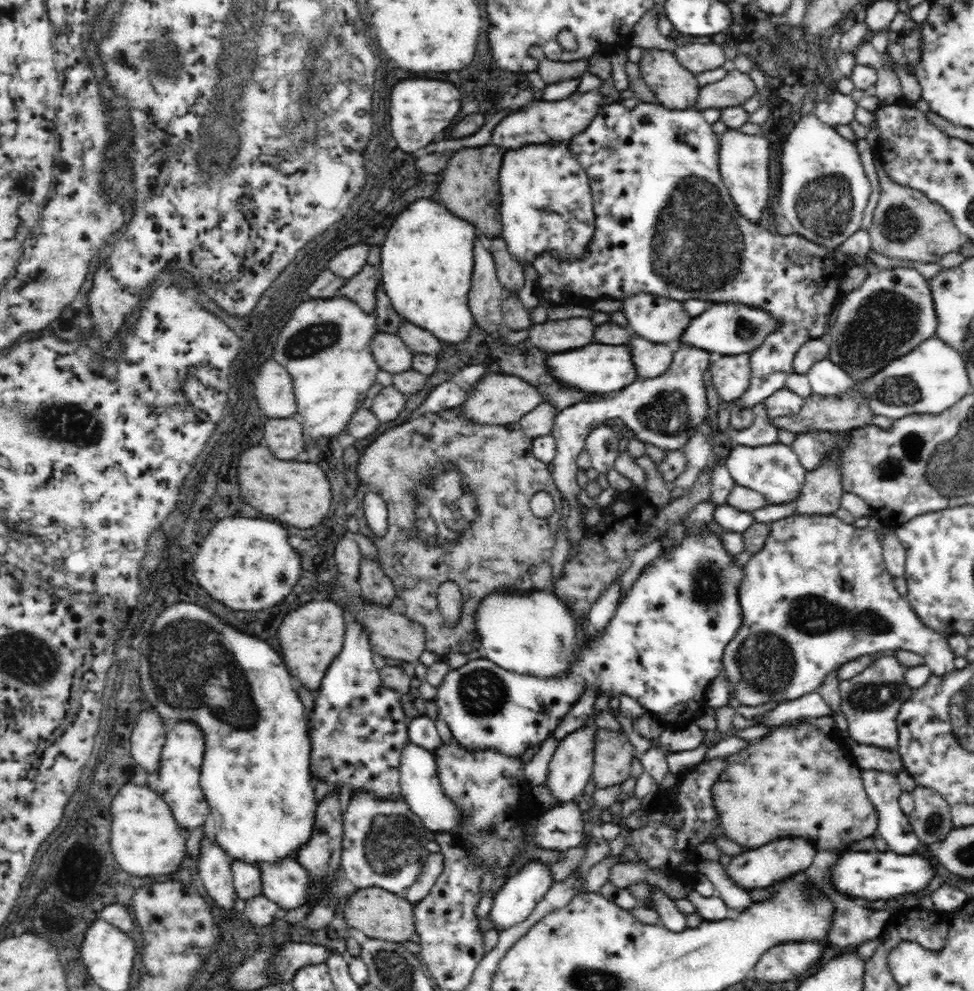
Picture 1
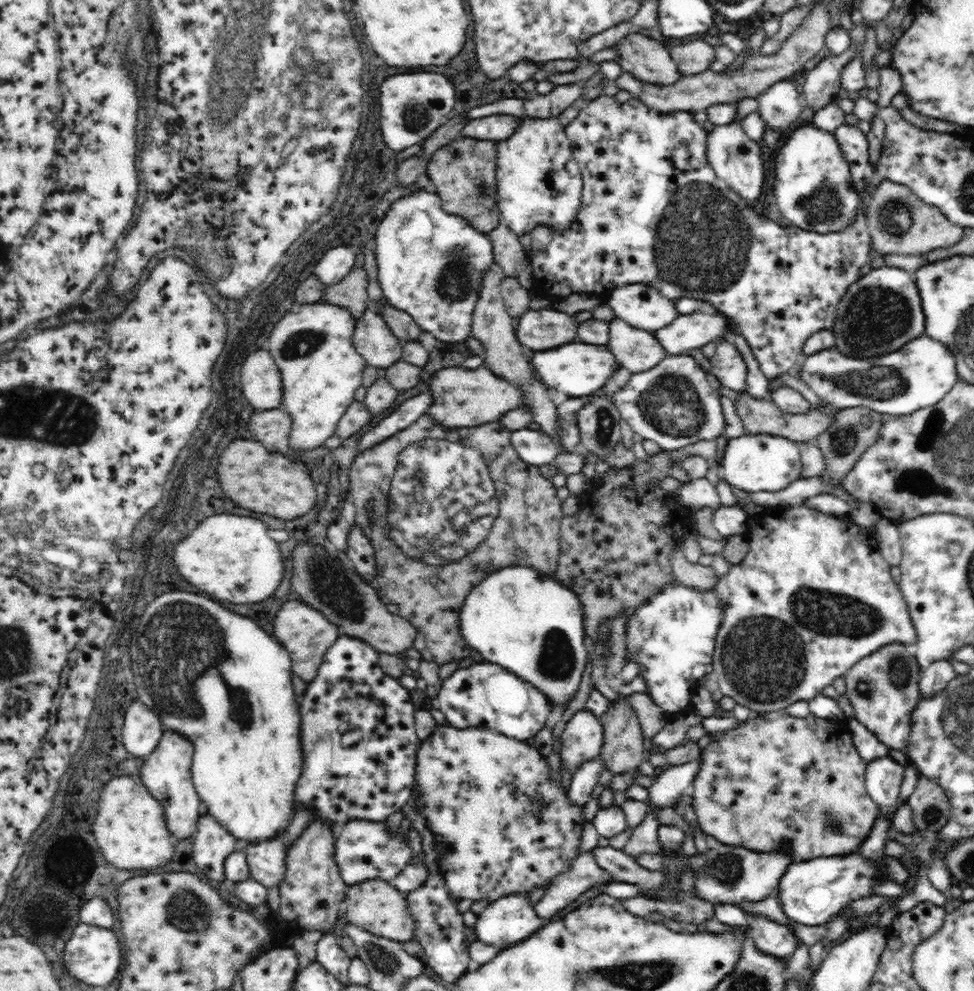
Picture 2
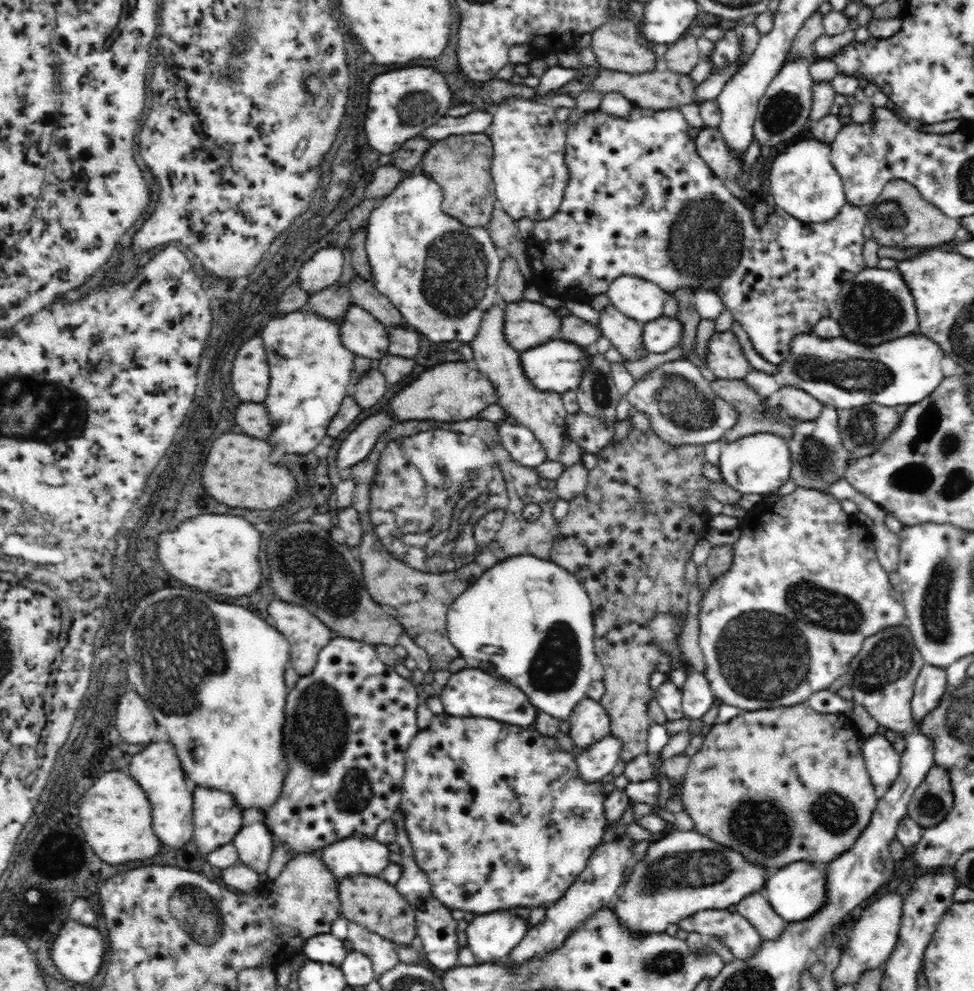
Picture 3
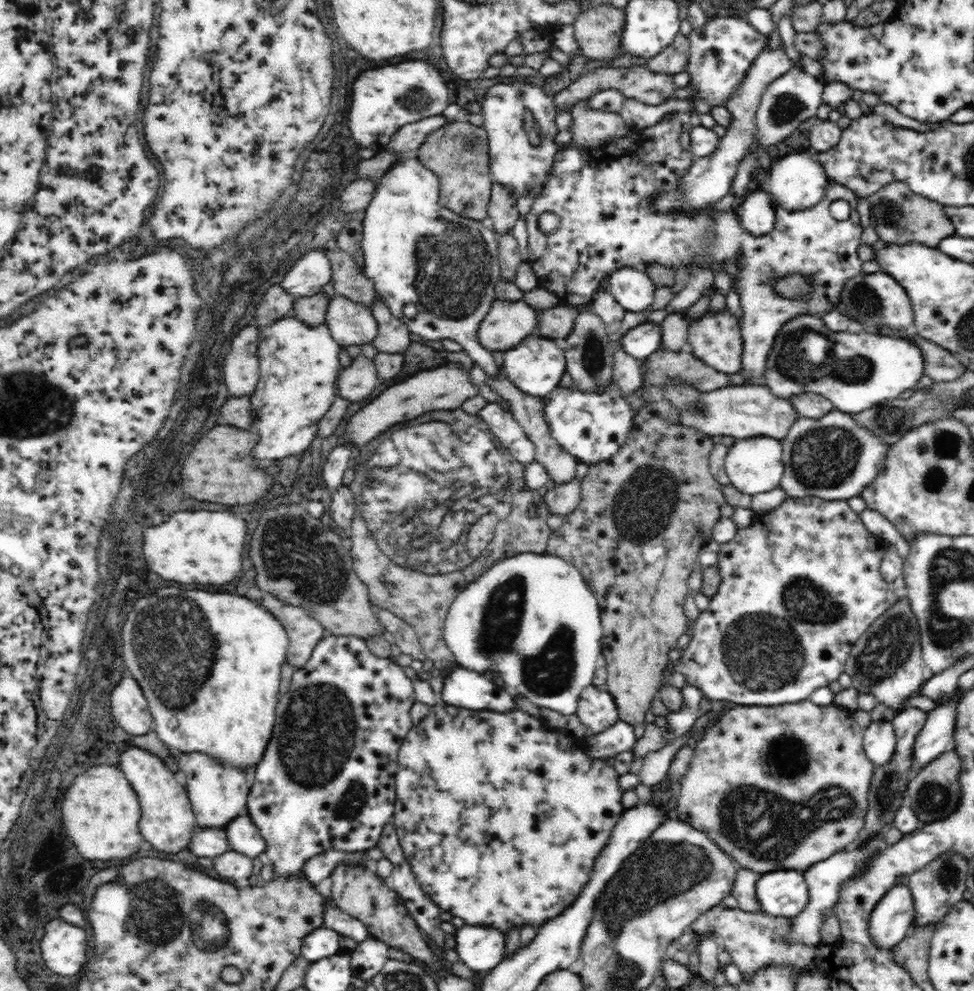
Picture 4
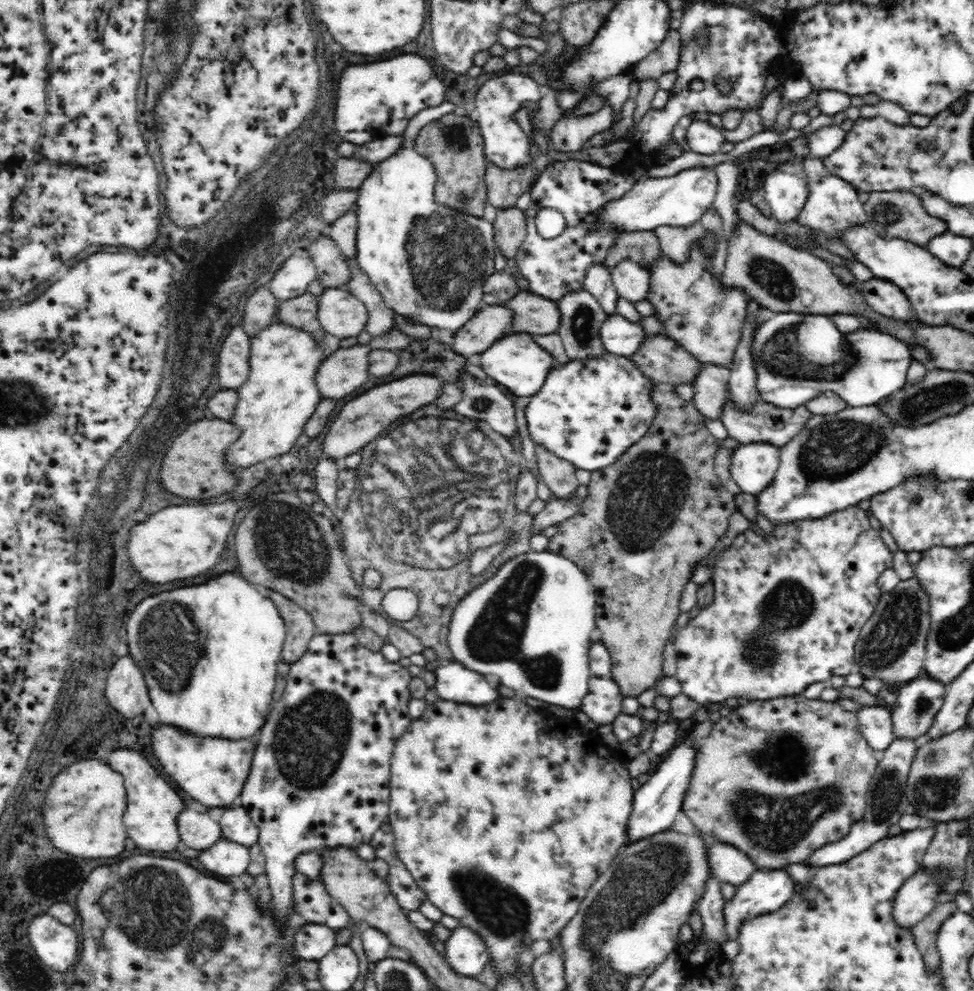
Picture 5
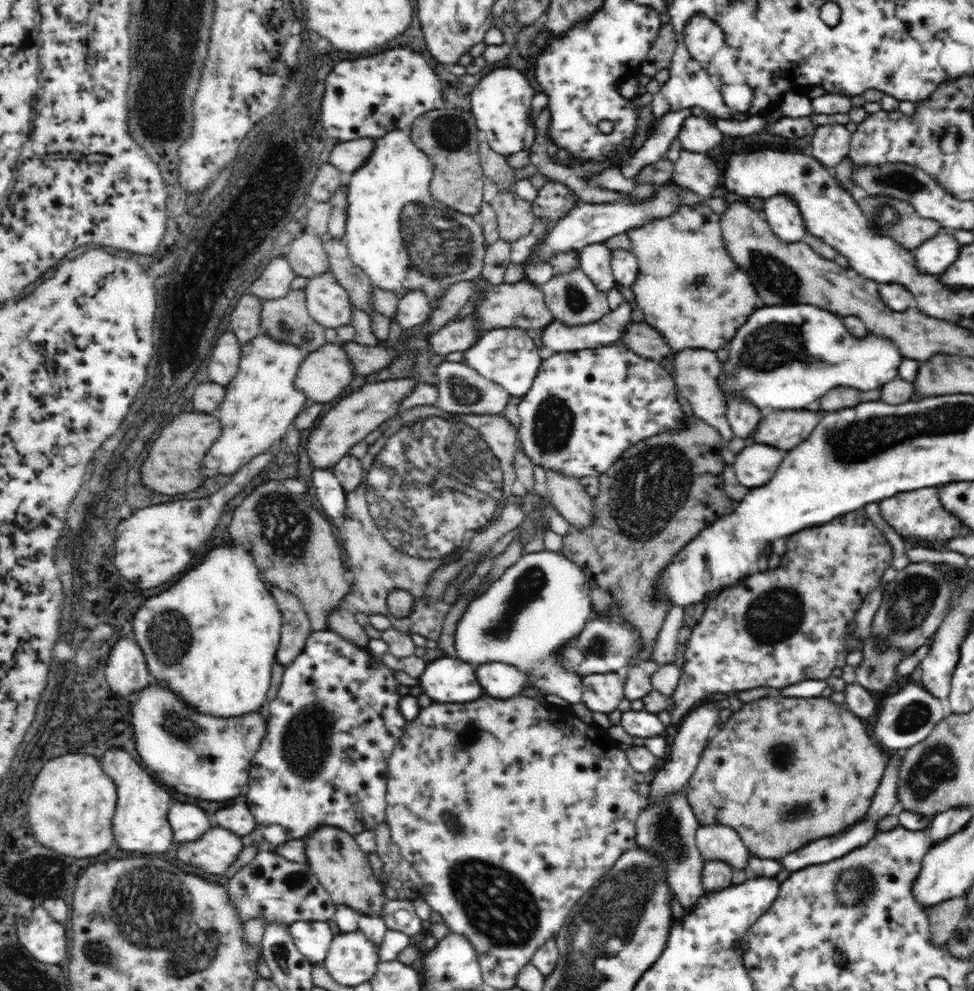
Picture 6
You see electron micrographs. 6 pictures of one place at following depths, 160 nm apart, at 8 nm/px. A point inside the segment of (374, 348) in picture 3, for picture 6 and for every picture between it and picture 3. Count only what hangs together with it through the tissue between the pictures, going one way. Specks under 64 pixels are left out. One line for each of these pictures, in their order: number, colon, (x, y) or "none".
4: (350, 323)
5: (341, 314)
6: (328, 303)

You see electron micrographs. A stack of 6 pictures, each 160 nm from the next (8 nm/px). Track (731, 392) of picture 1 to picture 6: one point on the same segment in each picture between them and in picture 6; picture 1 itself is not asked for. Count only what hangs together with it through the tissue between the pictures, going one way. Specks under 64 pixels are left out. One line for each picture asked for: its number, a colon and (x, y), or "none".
2: (728, 364)
3: (725, 357)
4: (716, 339)
5: (702, 315)
6: (689, 289)

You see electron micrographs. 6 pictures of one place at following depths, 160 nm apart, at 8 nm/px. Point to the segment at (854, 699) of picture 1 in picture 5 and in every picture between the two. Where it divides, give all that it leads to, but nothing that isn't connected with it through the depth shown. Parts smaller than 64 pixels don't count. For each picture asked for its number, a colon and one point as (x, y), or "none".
2: (883, 689)
3: (882, 677)
4: (887, 662)
5: (891, 648)

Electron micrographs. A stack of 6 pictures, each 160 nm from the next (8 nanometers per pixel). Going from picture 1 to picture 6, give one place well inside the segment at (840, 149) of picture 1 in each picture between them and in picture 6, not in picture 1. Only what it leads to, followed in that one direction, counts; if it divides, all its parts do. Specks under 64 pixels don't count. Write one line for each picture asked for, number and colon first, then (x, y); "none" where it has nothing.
2: (812, 187)
3: (804, 184)
4: (798, 182)
5: (786, 194)
6: (781, 212)

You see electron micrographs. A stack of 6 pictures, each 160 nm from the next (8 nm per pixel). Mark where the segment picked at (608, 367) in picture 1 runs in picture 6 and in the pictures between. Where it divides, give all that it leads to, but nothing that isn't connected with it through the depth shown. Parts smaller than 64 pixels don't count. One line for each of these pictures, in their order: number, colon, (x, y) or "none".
2: (577, 369)
3: (558, 366)
4: (536, 366)
5: (516, 361)
6: (507, 356)

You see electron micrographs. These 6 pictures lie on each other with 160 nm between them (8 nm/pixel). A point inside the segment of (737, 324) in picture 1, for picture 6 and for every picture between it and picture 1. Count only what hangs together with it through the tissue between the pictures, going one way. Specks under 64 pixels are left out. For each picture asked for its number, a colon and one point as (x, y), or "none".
2: (692, 331)
3: (663, 334)
4: (641, 341)
5: (621, 337)
6: (559, 337)

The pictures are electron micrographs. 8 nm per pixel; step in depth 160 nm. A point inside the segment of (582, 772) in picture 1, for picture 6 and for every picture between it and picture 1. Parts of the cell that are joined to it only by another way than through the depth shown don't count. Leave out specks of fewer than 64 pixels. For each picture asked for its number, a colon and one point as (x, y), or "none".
2: (581, 741)
3: (589, 723)
4: (597, 711)
5: (603, 703)
6: (603, 692)

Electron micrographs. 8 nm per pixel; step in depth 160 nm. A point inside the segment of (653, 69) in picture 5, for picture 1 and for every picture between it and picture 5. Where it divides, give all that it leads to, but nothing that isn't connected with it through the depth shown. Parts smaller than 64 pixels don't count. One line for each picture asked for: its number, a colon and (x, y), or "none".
1: (697, 58)
2: (692, 58)
3: (682, 57)
4: (673, 59)

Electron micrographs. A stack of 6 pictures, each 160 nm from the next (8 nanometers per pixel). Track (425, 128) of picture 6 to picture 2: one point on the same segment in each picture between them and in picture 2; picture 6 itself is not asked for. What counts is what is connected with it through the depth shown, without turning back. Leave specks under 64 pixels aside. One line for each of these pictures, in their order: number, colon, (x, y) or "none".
2: (463, 171)
3: (461, 165)
4: (458, 153)
5: (454, 145)

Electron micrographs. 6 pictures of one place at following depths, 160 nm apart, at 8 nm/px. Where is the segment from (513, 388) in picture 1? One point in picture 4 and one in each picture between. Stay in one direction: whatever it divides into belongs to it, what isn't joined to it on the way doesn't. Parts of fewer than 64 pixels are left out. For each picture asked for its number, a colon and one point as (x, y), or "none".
2: (462, 398)
3: (451, 392)
4: (445, 388)

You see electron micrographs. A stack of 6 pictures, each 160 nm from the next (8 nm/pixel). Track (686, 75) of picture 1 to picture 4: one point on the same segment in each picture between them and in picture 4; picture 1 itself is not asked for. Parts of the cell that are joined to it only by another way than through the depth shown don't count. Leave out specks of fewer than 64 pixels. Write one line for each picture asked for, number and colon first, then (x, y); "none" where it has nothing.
2: (649, 60)
3: (617, 45)
4: (598, 29)

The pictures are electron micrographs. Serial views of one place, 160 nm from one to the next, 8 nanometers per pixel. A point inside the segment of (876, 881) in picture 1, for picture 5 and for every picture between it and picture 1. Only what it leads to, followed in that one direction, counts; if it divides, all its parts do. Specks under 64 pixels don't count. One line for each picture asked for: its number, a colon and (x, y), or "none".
2: (811, 892)
3: (796, 891)
4: (784, 893)
5: (766, 890)

